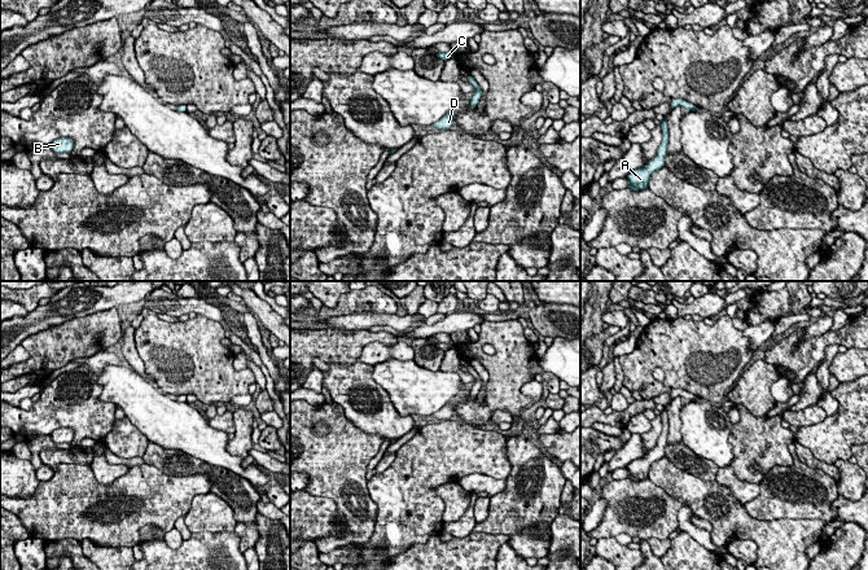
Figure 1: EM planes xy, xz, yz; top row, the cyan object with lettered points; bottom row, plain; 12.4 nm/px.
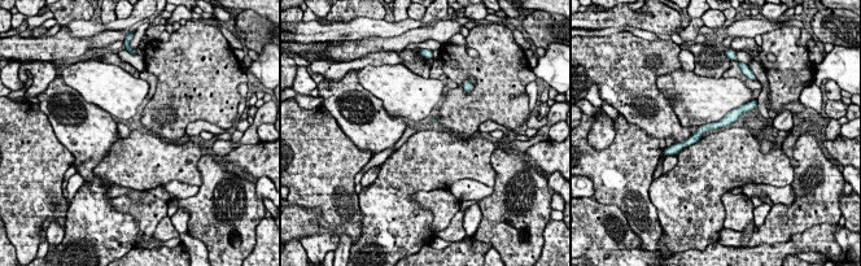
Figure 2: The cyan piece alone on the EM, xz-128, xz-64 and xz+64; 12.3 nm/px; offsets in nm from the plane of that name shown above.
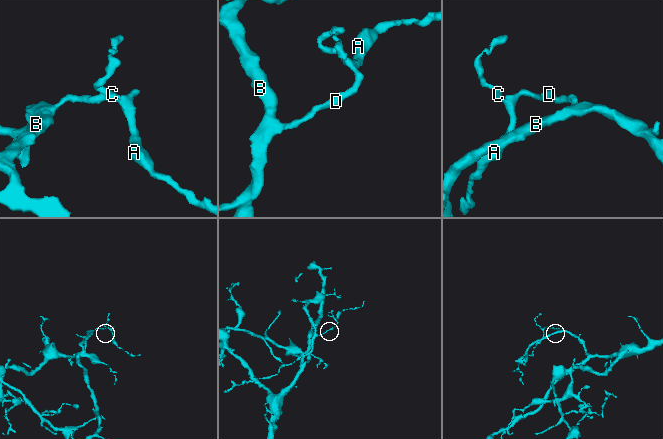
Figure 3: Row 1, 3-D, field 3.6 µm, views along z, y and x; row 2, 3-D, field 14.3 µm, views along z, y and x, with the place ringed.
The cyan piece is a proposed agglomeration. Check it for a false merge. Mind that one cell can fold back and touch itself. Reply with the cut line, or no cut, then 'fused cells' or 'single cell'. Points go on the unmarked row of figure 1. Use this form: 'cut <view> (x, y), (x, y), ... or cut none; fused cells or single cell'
cut none; single cell

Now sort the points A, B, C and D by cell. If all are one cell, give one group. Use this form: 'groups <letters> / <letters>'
groups A B C D

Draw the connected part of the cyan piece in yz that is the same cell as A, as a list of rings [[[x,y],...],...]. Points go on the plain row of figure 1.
[[[666,407],[658,415],[662,418],[662,425],[663,425],[662,433],[657,438],[656,447],[653,450],[650,450],[646,456],[635,459],[626,466],[627,472],[628,472],[627,479],[630,479],[630,481],[648,479],[650,465],[654,461],[658,461],[665,456],[665,447],[667,444],[667,435],[668,435],[668,428],[670,428]]]

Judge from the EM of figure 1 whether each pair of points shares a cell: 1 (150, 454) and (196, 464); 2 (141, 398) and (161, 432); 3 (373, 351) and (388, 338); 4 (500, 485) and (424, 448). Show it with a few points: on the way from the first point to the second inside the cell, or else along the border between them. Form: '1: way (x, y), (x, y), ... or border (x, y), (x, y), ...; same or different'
1: way (162, 459), (184, 464); same
2: way (145, 406), (161, 424); same
3: border (399, 341), (389, 346), (369, 342), (358, 359); different
4: border (505, 479), (468, 473), (457, 482); different

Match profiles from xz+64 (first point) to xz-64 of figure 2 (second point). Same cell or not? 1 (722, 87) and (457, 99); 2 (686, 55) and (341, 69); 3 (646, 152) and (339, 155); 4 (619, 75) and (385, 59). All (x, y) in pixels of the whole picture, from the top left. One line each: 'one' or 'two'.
1: two
2: one
3: one
4: two

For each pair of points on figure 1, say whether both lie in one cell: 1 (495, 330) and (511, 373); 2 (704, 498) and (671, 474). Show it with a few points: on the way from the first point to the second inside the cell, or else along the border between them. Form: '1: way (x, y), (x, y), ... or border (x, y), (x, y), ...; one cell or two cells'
1: way (505, 341), (511, 346), (511, 363); one cell
2: way (696, 492), (679, 482); one cell

